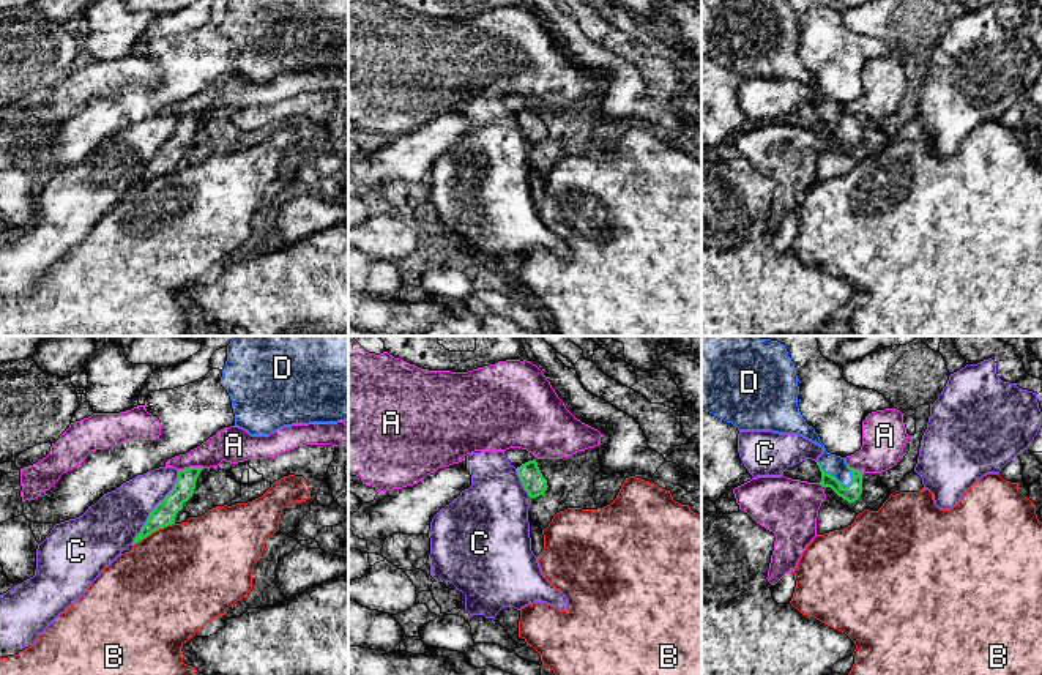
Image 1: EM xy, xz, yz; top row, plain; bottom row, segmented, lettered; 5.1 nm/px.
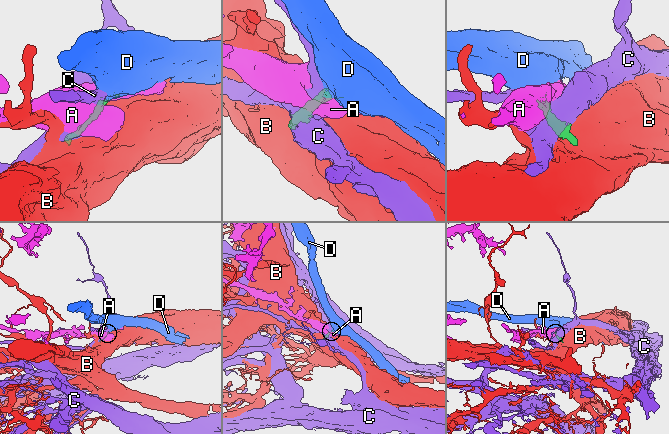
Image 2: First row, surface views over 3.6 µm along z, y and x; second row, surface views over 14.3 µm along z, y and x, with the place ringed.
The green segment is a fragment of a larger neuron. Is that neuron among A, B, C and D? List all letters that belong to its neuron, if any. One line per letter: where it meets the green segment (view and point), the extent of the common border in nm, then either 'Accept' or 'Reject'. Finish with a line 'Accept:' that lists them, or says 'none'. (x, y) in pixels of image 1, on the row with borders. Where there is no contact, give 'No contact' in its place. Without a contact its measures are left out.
A: Touches green at xy (191, 467). Shared border 140 nm. Reject
B: Touches green at xy (153, 530). Shared border 240 nm. Reject
C: Touches green at xy (155, 508). Shared border 460 nm. Reject
D: Touches green at yz (834, 477). Shared border 220 nm. Accept
Accept: D

